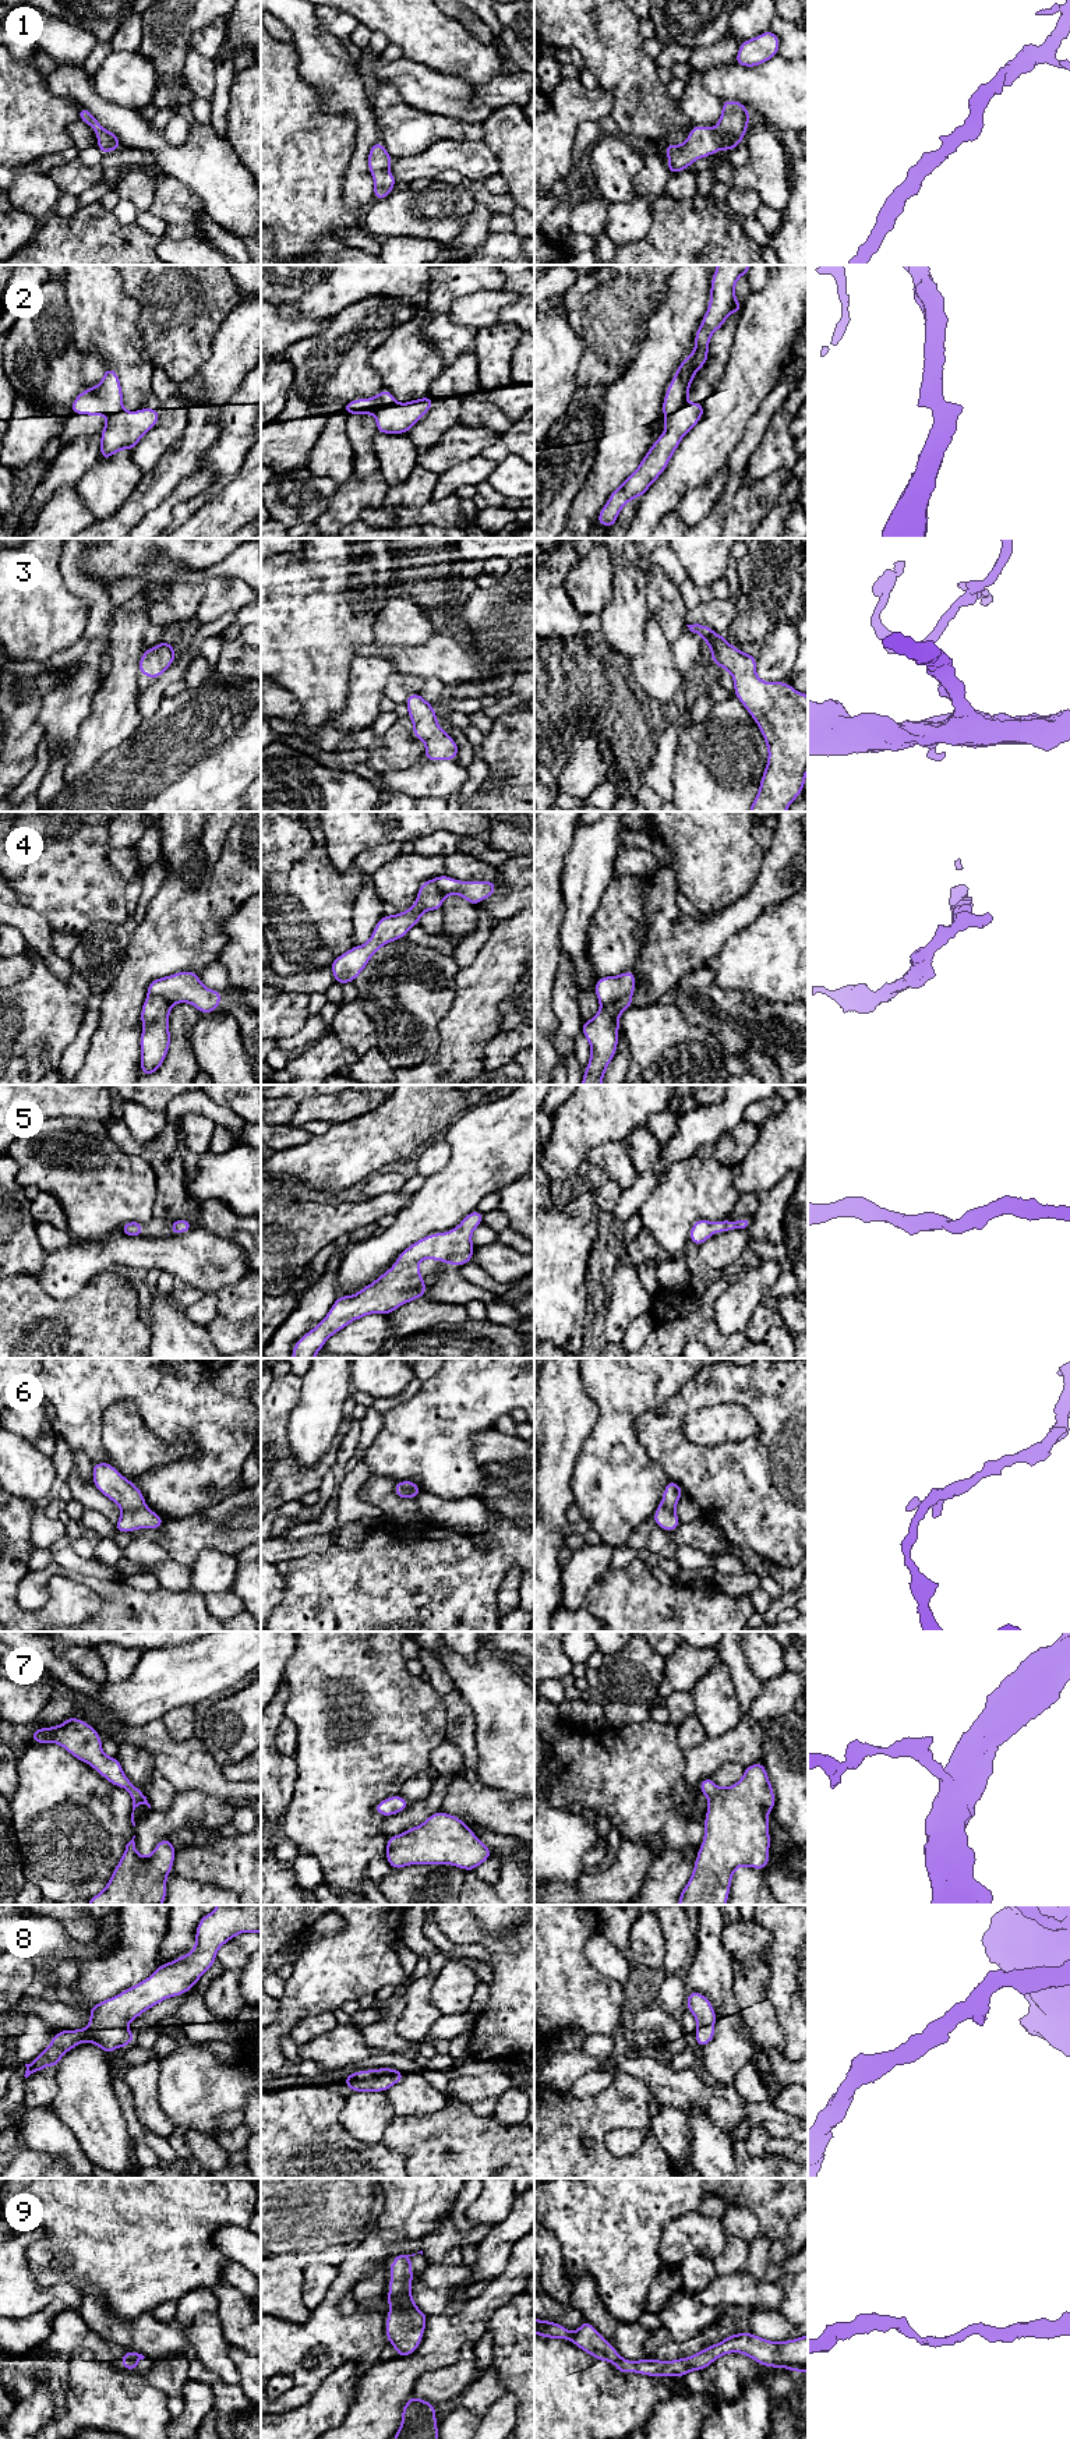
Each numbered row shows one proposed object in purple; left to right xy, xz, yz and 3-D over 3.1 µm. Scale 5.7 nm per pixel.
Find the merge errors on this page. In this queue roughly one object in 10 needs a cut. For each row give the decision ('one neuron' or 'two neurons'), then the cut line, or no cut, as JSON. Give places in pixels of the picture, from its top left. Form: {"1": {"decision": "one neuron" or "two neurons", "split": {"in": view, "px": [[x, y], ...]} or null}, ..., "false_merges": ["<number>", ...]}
{"1": {"decision": "one neuron", "split": null}, "2": {"decision": "two neurons", "split": {"in": "yz", "px": [[687, 402], [664, 419]]}}, "3": {"decision": "one neuron", "split": null}, "4": {"decision": "two neurons", "split": {"in": "yz", "px": [[629, 994], [611, 1000], [601, 1007]]}}, "5": {"decision": "one neuron", "split": null}, "6": {"decision": "one neuron", "split": null}, "7": {"decision": "one neuron", "split": null}, "8": {"decision": "one neuron", "split": null}, "9": {"decision": "one neuron", "split": null}, "false_merges": ["2", "4"]}

